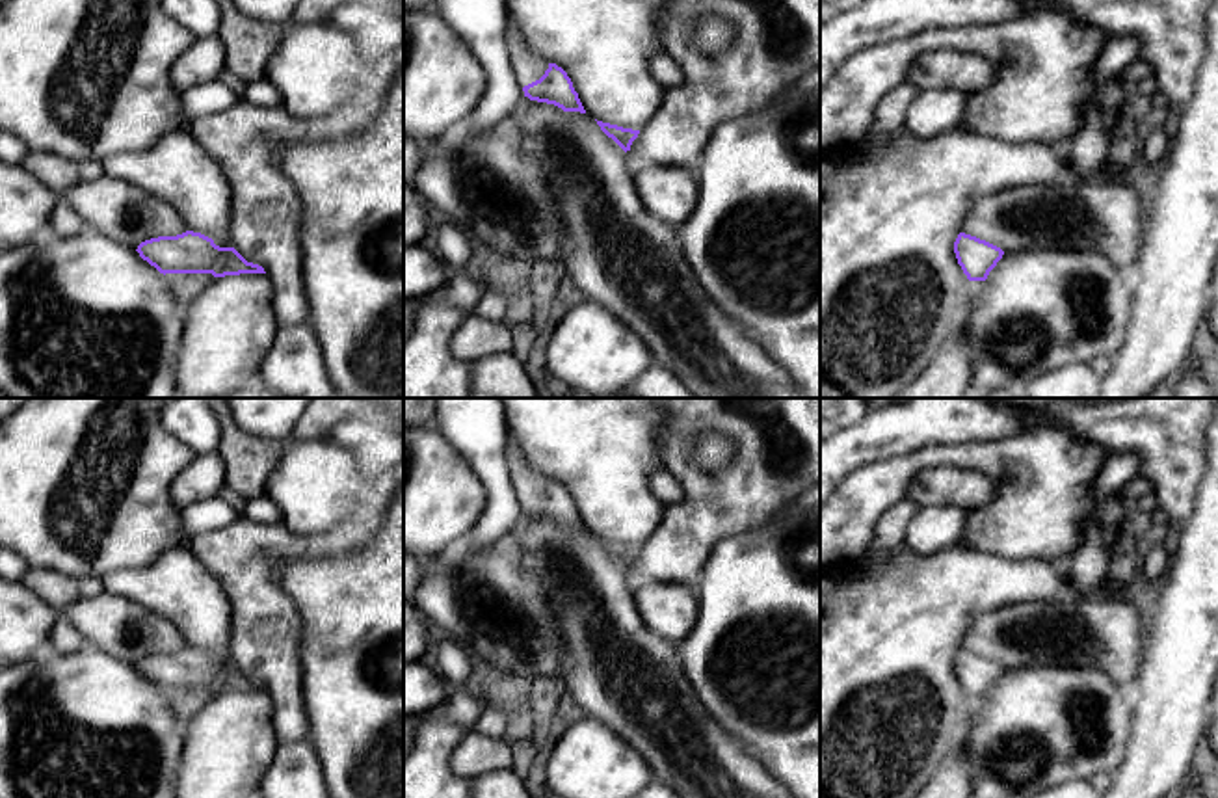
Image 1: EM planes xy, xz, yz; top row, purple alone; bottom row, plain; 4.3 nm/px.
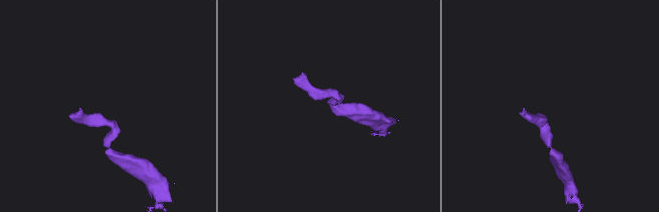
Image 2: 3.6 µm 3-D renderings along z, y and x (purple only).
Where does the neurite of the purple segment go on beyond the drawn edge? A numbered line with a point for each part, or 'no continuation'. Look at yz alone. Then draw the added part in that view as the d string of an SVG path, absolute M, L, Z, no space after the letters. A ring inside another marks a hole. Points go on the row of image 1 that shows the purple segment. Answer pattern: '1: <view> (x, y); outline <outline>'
no continuation

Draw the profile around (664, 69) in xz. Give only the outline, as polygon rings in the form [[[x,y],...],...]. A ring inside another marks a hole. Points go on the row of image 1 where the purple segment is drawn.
[[[668,52],[655,54],[649,60],[649,71],[662,89],[682,82],[682,69]]]

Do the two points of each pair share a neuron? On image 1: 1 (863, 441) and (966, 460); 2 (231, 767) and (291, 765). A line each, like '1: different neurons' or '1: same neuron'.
1: different neurons
2: different neurons

